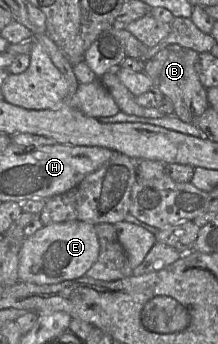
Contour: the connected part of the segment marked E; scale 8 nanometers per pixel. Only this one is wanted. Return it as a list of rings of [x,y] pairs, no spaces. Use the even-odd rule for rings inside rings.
[[[67,221],[43,225],[33,235],[25,237],[19,251],[18,278],[35,284],[57,284],[84,276],[97,261],[99,238],[92,225],[83,221]]]

